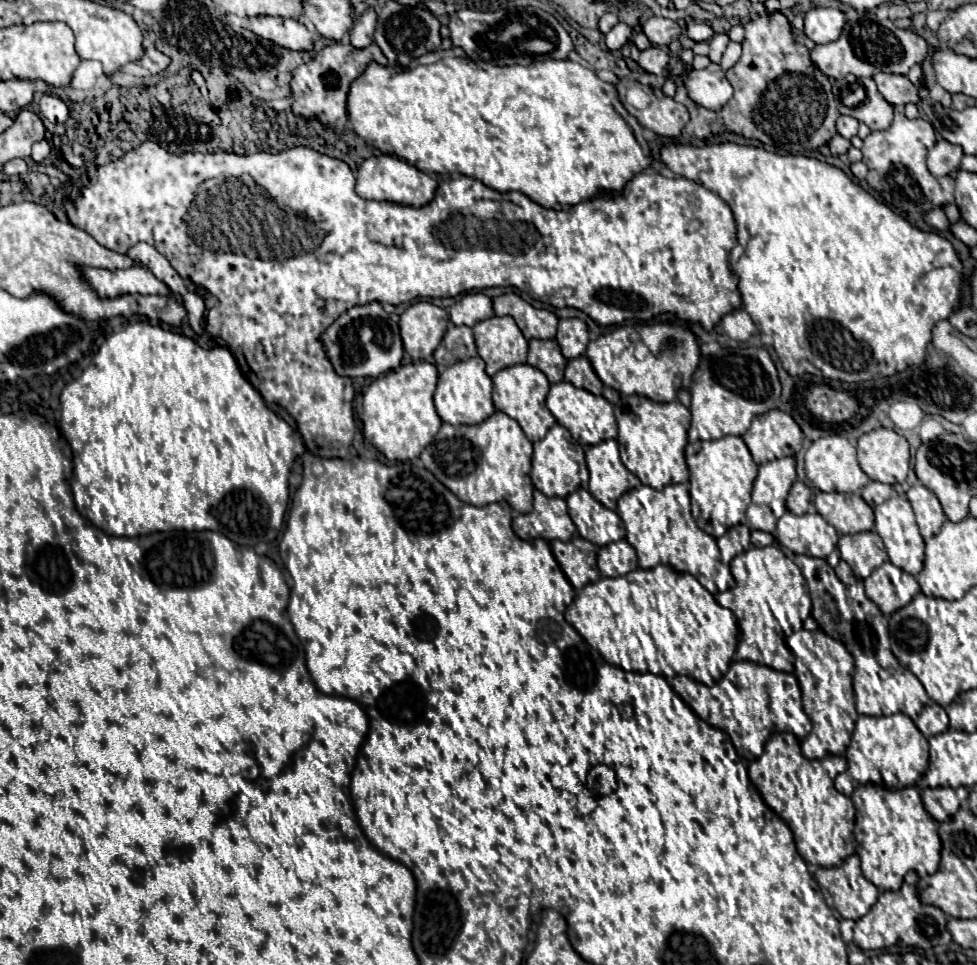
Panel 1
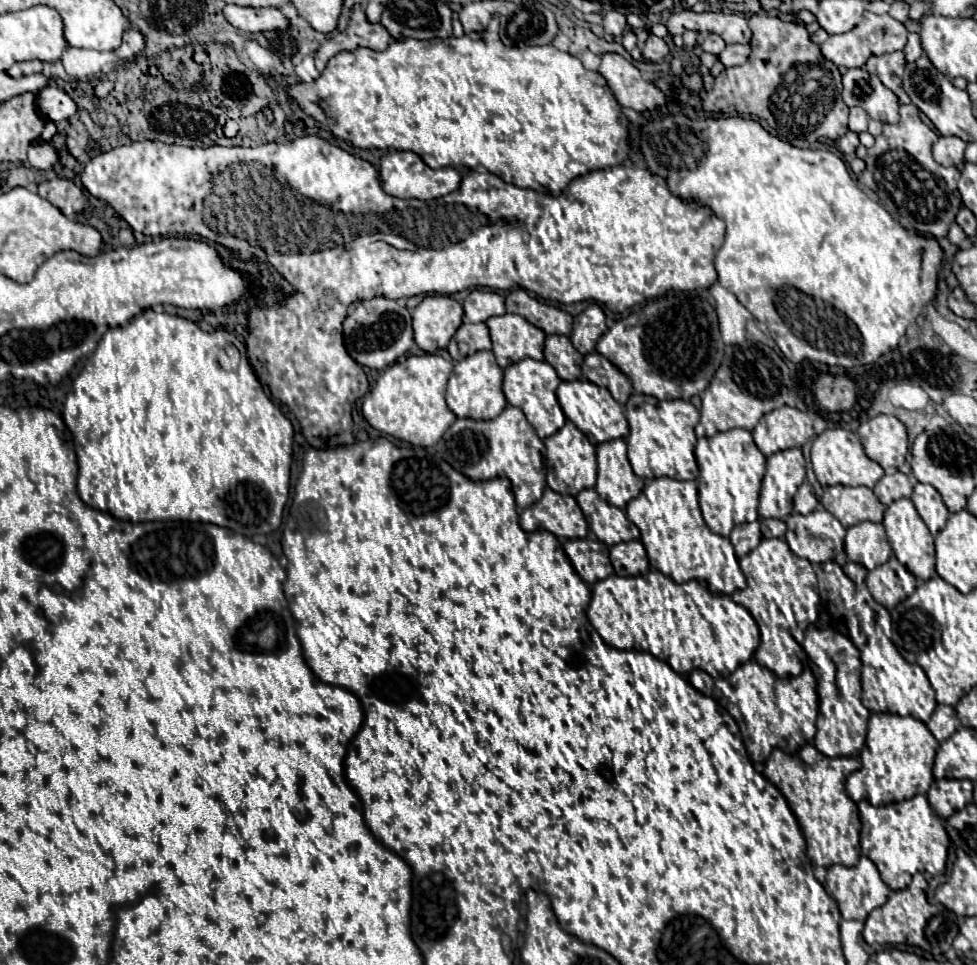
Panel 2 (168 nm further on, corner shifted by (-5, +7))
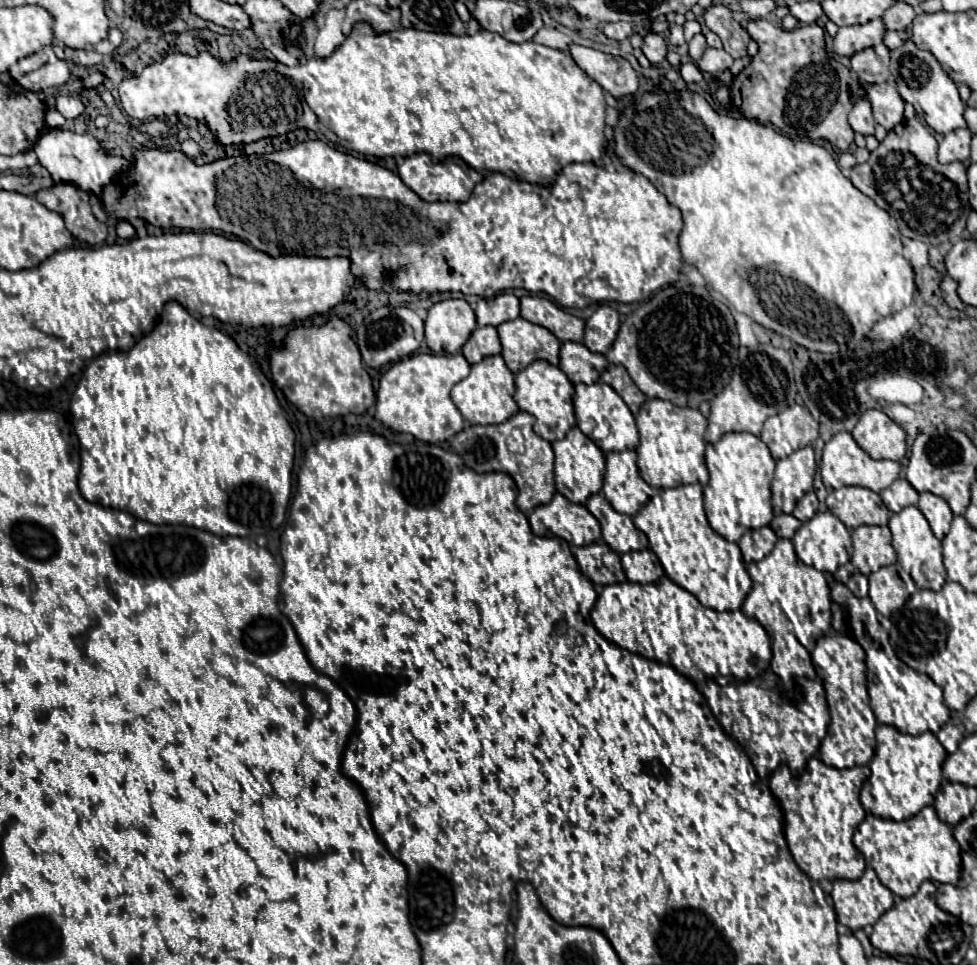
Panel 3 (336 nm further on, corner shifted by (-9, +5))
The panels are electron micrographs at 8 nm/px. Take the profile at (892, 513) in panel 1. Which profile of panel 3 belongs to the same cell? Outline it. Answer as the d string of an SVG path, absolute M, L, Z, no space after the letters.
M905 507L905 511L891 515L889 529L893 533L893 547L897 553L899 565L913 577L917 587L939 591L947 579L947 571L941 561L941 541L929 531L929 523L925 523L925 517L917 507Z

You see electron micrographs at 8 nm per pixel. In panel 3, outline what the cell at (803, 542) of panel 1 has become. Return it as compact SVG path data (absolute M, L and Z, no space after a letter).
M829 511L815 513L793 537L795 553L805 563L823 573L835 573L851 559L851 535L847 527Z

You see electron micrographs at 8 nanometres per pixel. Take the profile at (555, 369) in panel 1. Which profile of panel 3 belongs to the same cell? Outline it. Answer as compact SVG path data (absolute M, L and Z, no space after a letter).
M563 343L561 345L561 365L559 369L569 377L571 383L597 383L599 375L609 367L609 361L601 353L589 351L583 343Z

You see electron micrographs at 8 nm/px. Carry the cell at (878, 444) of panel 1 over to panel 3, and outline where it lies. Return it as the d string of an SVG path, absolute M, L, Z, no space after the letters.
M867 409L851 435L871 459L901 461L907 453L905 431L879 409Z

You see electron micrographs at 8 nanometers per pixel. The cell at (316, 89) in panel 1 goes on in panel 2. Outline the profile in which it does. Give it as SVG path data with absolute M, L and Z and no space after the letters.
M353 7L353 17L349 21L349 27L343 33L335 33L331 39L327 39L315 55L315 67L317 71L323 71L327 61L335 57L341 51L355 51L357 47L367 47L373 51L383 51L391 43L391 37L387 29L377 23L369 23L361 7Z

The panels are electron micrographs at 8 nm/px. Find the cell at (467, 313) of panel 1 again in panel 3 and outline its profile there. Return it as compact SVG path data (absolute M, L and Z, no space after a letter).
M499 293L495 297L483 297L475 309L479 325L499 327L505 321L519 317L519 299L513 293Z

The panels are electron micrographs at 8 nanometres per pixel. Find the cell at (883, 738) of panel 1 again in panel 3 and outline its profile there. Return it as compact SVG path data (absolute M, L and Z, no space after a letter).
M877 725L877 749L875 757L869 763L871 777L861 789L861 803L865 811L881 819L905 821L917 815L923 807L933 805L935 793L939 791L943 773L943 761L947 757L945 747L937 741L933 733L923 735L905 735L891 725Z

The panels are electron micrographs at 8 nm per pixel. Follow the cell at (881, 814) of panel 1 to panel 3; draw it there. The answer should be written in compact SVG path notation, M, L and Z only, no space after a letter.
M925 807L913 819L901 823L867 815L853 835L853 845L863 853L867 865L875 869L879 881L897 897L915 895L925 879L951 885L961 879L959 843L955 841L951 827L937 819L933 807Z

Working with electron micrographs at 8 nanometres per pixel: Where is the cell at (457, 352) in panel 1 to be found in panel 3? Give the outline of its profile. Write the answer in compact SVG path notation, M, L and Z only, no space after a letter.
M477 327L463 345L463 355L469 363L479 363L485 357L501 353L501 343L495 327Z

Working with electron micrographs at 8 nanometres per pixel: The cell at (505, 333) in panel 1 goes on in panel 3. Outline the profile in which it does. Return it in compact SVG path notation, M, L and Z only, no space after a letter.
M515 319L497 327L503 359L513 373L519 373L529 363L545 359L551 365L559 365L559 347L561 341L545 327L529 323L525 319Z

